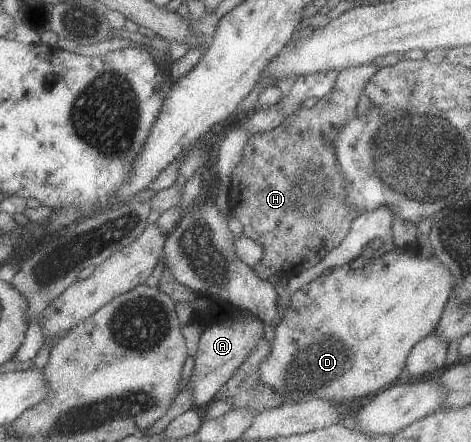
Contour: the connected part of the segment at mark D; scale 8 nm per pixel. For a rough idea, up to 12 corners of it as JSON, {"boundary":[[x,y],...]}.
{"boundary":[[399,247],[289,296],[259,382],[364,402],[437,328],[453,277]]}

